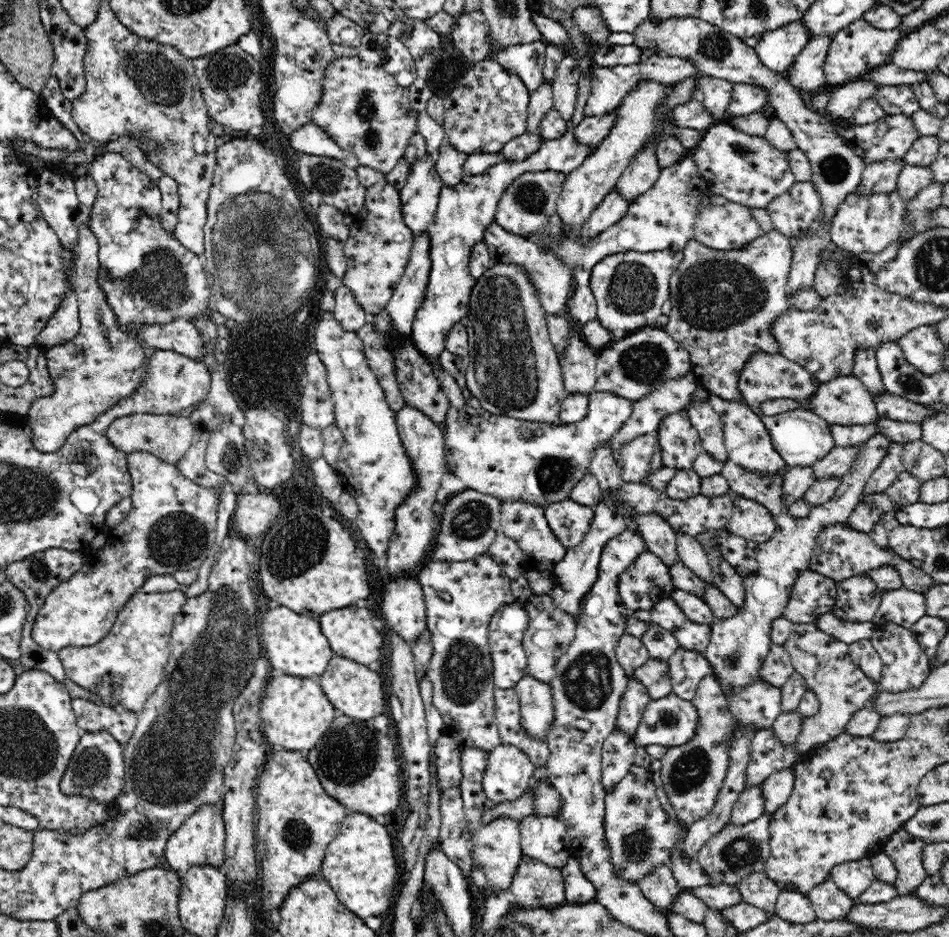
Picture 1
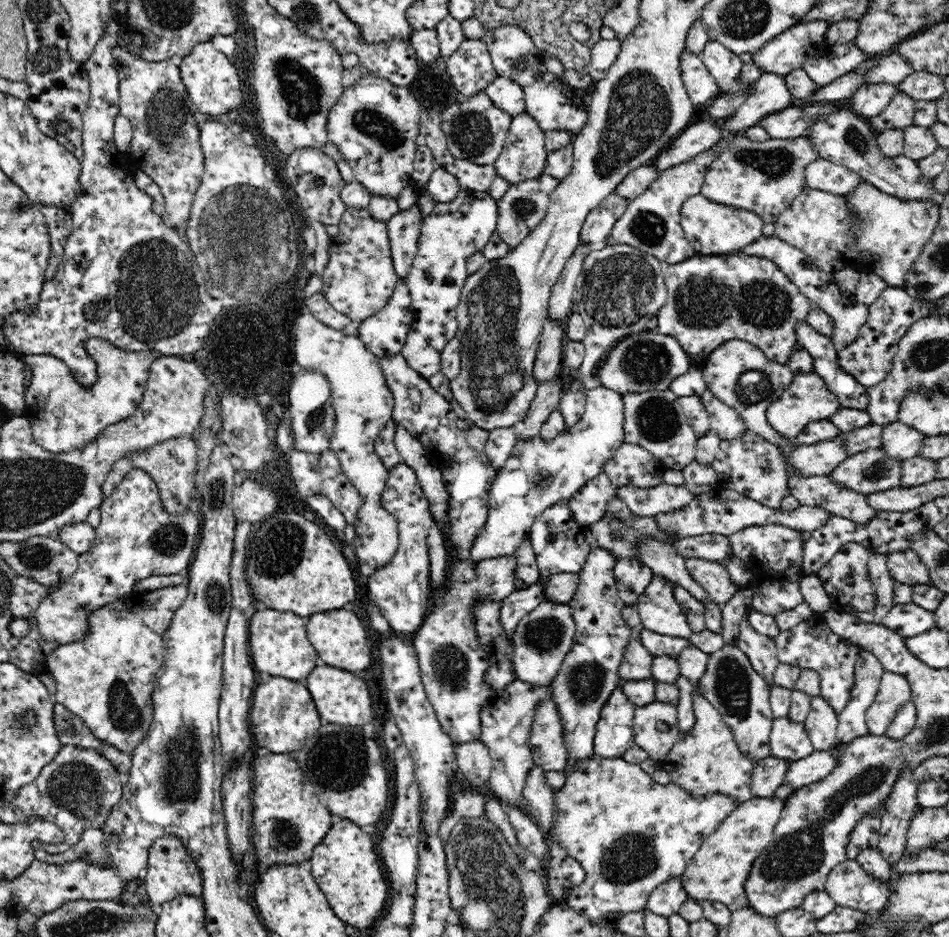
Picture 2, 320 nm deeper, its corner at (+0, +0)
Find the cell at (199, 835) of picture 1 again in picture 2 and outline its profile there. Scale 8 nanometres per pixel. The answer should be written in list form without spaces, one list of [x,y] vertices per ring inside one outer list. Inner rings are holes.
[[[164,834],[156,838],[149,848],[147,870],[141,877],[146,886],[148,901],[150,905],[164,904],[174,900],[176,896],[189,894],[190,896],[201,896],[203,879],[200,869],[187,853],[182,841],[171,834]]]

